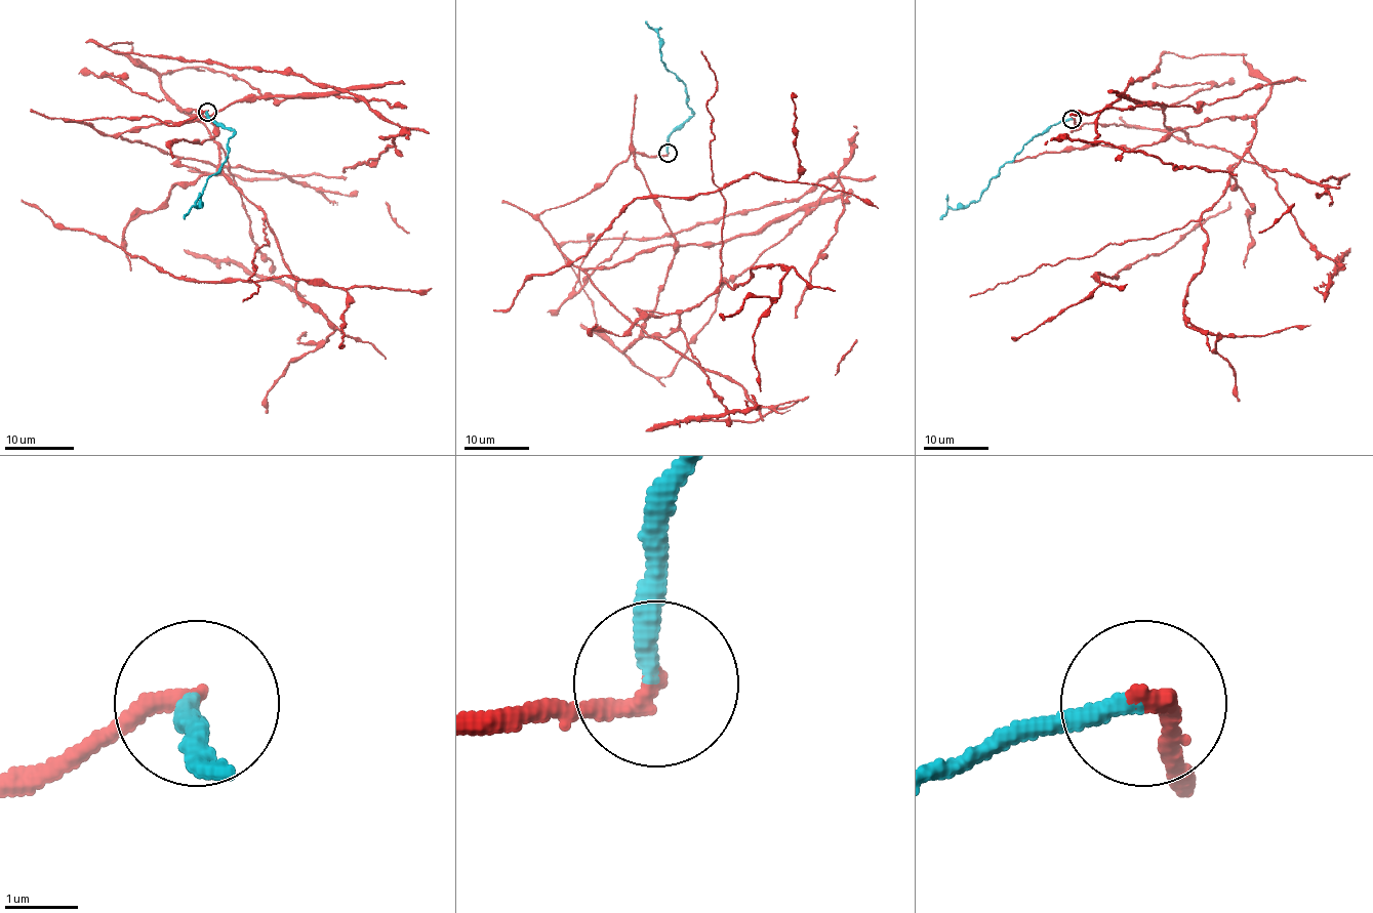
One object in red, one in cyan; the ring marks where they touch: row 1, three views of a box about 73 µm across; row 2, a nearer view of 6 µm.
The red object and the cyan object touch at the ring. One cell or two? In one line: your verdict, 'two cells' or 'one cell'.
two cells

